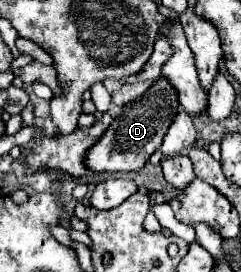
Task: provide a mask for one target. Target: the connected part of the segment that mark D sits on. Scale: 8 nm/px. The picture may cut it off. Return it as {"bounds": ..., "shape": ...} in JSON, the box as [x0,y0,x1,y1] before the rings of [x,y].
{"bounds":[86,77,180,171],"shape":[[[160,77],[152,83],[152,87],[136,101],[124,105],[122,113],[112,121],[104,137],[88,151],[86,165],[88,169],[102,171],[138,171],[150,159],[150,155],[162,145],[162,139],[176,117],[180,101],[176,97],[176,89],[168,85],[166,77]]]}

